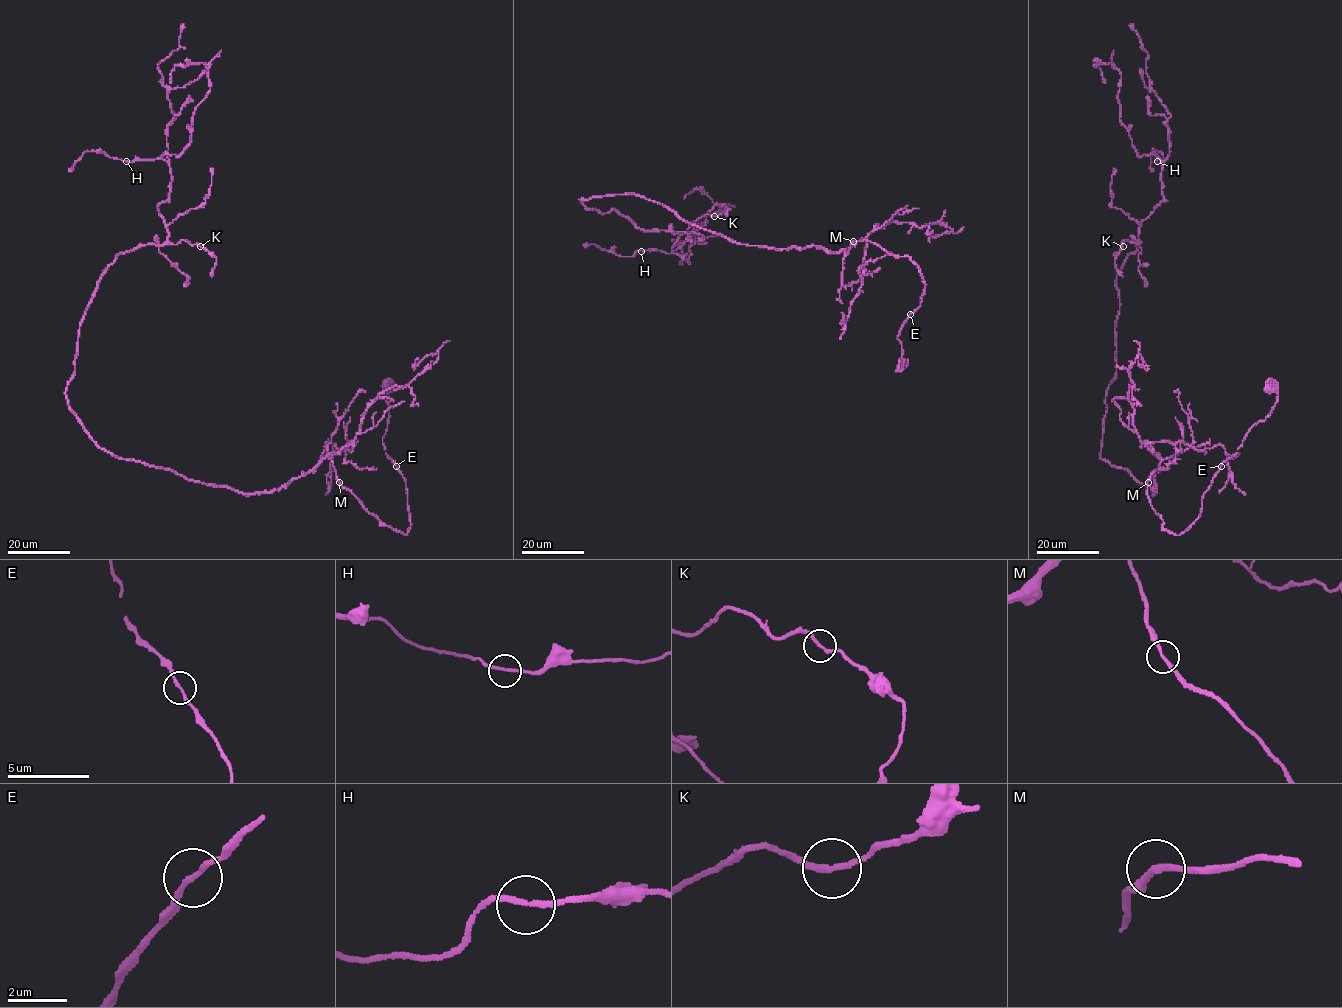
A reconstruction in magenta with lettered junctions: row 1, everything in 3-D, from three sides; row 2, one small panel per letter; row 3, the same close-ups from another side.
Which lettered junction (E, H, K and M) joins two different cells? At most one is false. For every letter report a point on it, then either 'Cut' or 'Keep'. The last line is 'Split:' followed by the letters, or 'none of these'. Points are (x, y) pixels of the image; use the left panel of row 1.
E: Place: (396, 466). Keep
H: Place: (126, 161). Keep
K: Place: (200, 246). Keep
M: Place: (339, 482). Keep
Split: none of these

